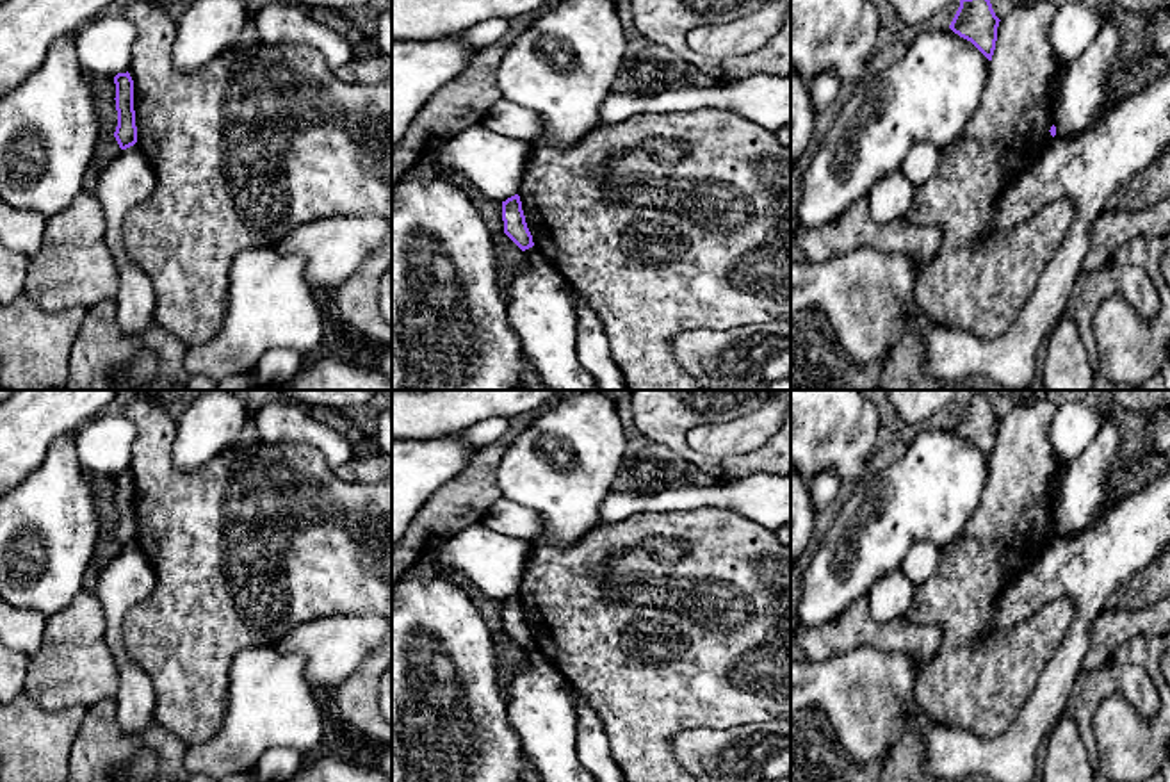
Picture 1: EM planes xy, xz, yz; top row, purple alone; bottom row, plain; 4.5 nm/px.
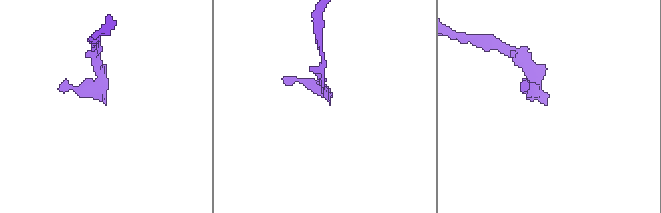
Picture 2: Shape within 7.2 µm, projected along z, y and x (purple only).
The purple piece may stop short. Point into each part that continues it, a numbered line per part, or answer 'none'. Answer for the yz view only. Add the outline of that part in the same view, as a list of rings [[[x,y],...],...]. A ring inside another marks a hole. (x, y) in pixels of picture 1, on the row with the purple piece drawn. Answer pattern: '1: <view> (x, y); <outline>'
none

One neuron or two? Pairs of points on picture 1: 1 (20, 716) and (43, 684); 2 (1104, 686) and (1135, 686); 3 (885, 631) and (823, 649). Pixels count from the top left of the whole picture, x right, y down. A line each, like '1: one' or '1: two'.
1: two
2: one
3: one

